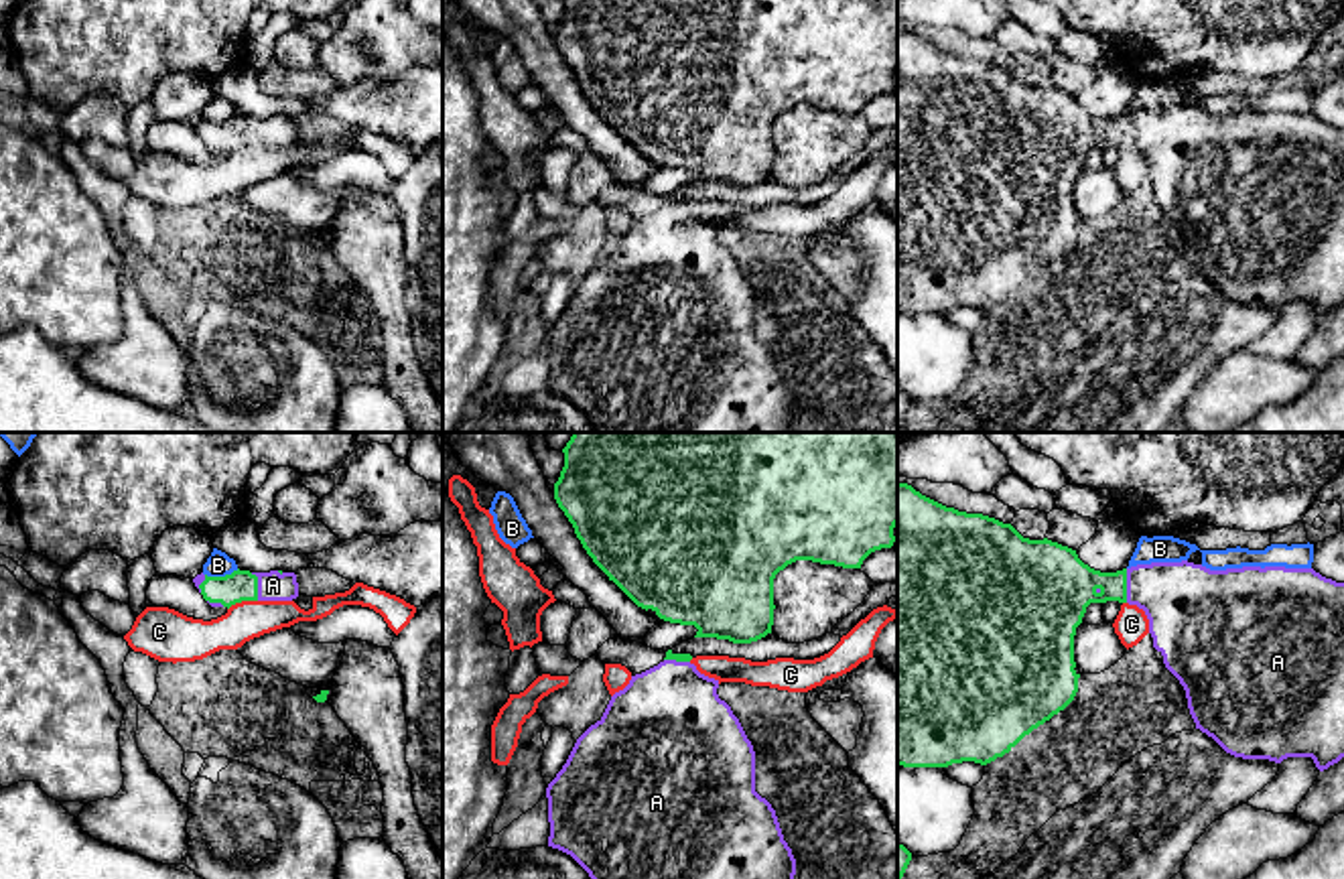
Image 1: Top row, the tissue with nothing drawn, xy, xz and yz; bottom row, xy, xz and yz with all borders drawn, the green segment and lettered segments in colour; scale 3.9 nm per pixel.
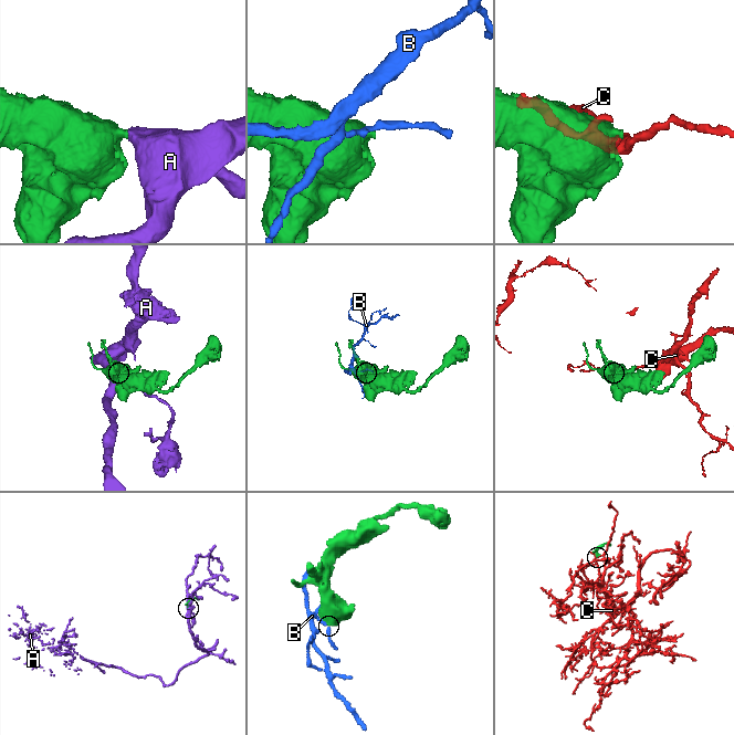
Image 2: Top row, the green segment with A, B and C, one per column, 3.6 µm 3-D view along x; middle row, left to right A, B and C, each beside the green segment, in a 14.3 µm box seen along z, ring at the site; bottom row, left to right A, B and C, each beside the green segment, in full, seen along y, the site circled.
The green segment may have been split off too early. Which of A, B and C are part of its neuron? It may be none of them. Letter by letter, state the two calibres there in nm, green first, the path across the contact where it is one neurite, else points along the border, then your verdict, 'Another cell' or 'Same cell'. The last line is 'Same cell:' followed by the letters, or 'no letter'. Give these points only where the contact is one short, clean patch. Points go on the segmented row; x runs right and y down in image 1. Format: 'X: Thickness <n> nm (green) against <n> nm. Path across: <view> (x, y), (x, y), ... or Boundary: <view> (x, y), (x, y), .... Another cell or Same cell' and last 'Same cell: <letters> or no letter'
A: Thickness 240 nm (green) against 320 nm. Path across: yz (1062, 587), (1125, 585), (1158, 587), (1184, 603). Same cell
B: Thickness 120 nm (green) against 100 nm. Another cell
C: Thickness 120 nm (green) against 160 nm. Boundary: xy (256, 599), (244, 599), (228, 610). Another cell
Same cell: A

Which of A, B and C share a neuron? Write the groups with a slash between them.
A / B / C

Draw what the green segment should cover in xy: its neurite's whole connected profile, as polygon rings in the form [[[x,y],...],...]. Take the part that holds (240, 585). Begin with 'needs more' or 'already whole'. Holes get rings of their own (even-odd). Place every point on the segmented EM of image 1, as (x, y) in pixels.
needs more | [[[233,570],[225,577],[197,574],[195,587],[211,607],[231,607],[242,601],[292,601],[298,597],[294,572]]]

